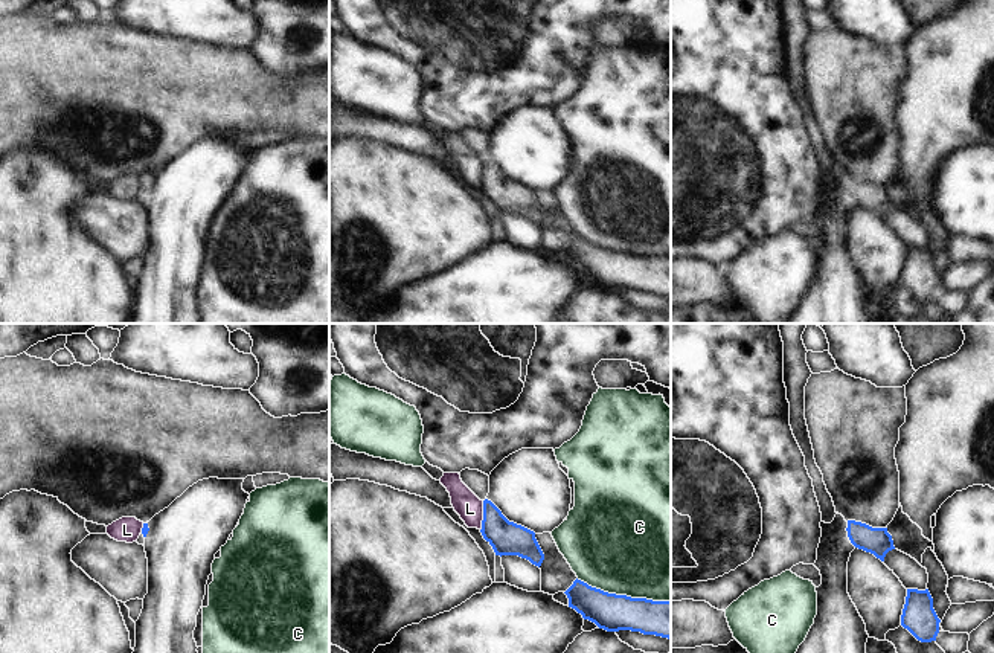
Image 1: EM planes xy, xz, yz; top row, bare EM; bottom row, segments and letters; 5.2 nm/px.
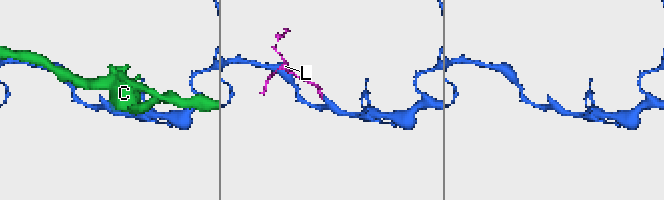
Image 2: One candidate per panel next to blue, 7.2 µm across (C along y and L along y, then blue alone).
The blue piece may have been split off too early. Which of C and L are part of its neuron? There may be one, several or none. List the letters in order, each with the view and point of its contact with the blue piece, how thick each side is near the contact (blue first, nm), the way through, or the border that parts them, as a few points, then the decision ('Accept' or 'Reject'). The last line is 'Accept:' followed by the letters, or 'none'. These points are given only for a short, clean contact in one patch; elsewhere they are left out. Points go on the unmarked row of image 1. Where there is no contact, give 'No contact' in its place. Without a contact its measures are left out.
C: Touches blue at xz (624, 254). Thickness 200 nm (blue) against 500 nm. Reject
L: Touches blue at xz (484, 174). Thickness 180 nm (blue) against 140 nm. Reject
Accept: none

